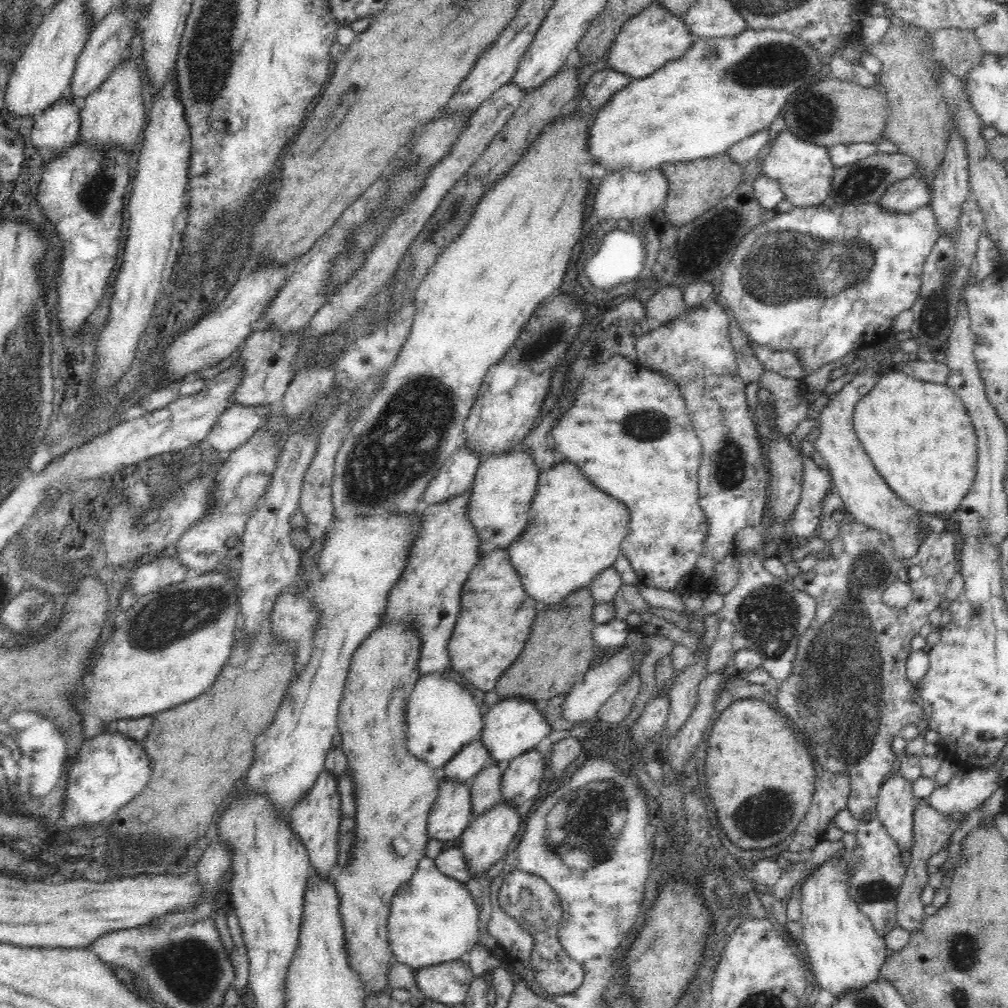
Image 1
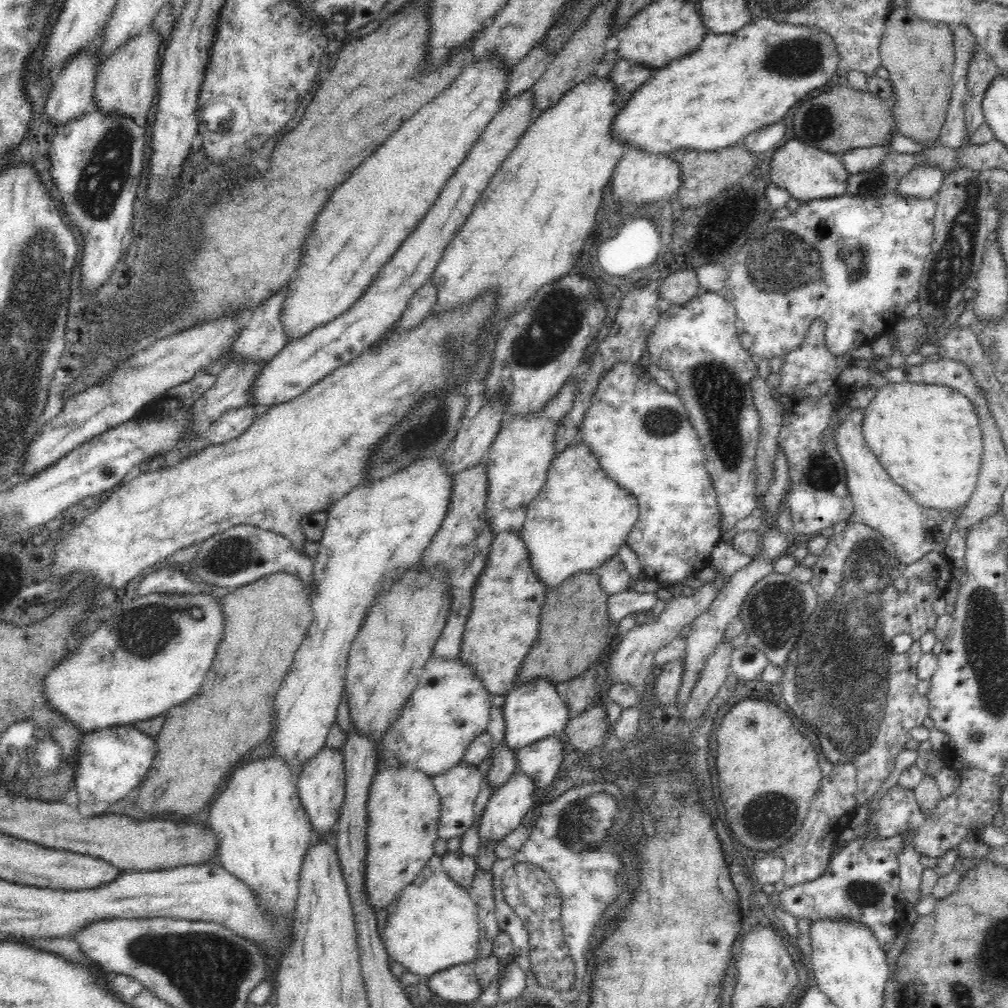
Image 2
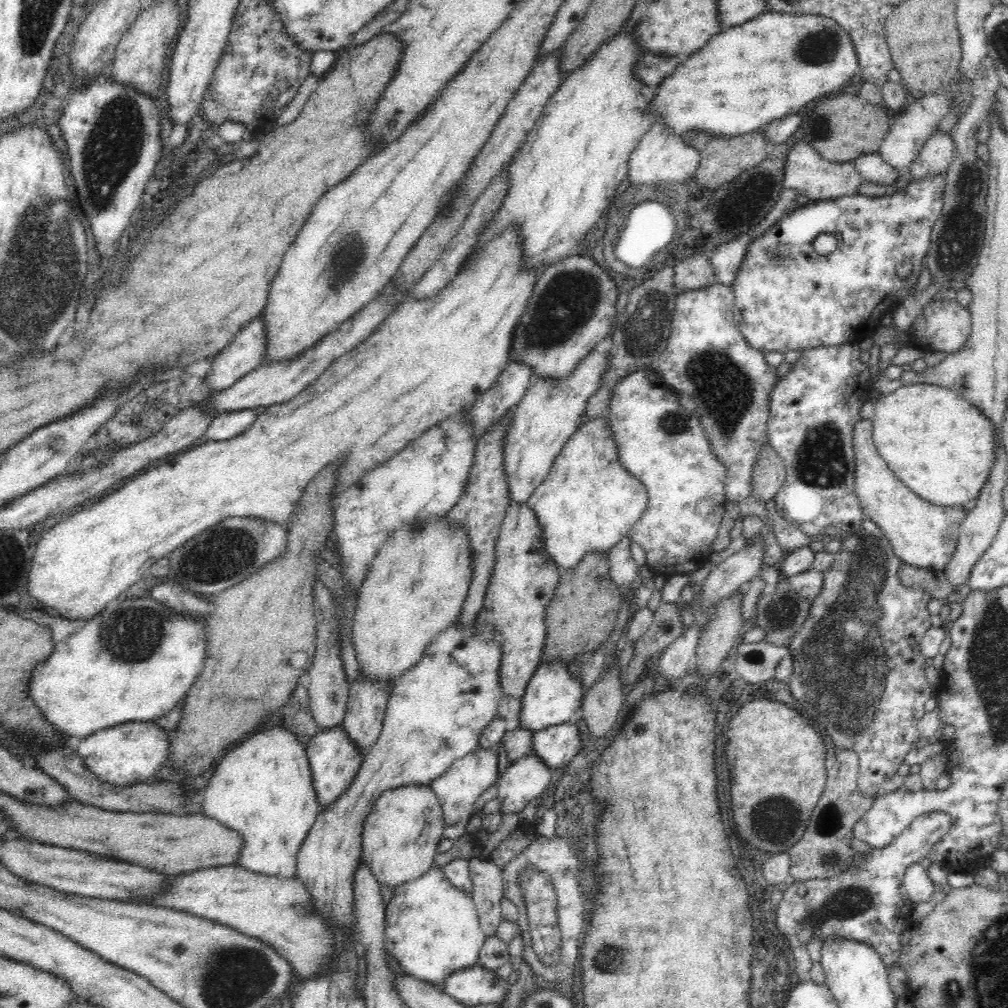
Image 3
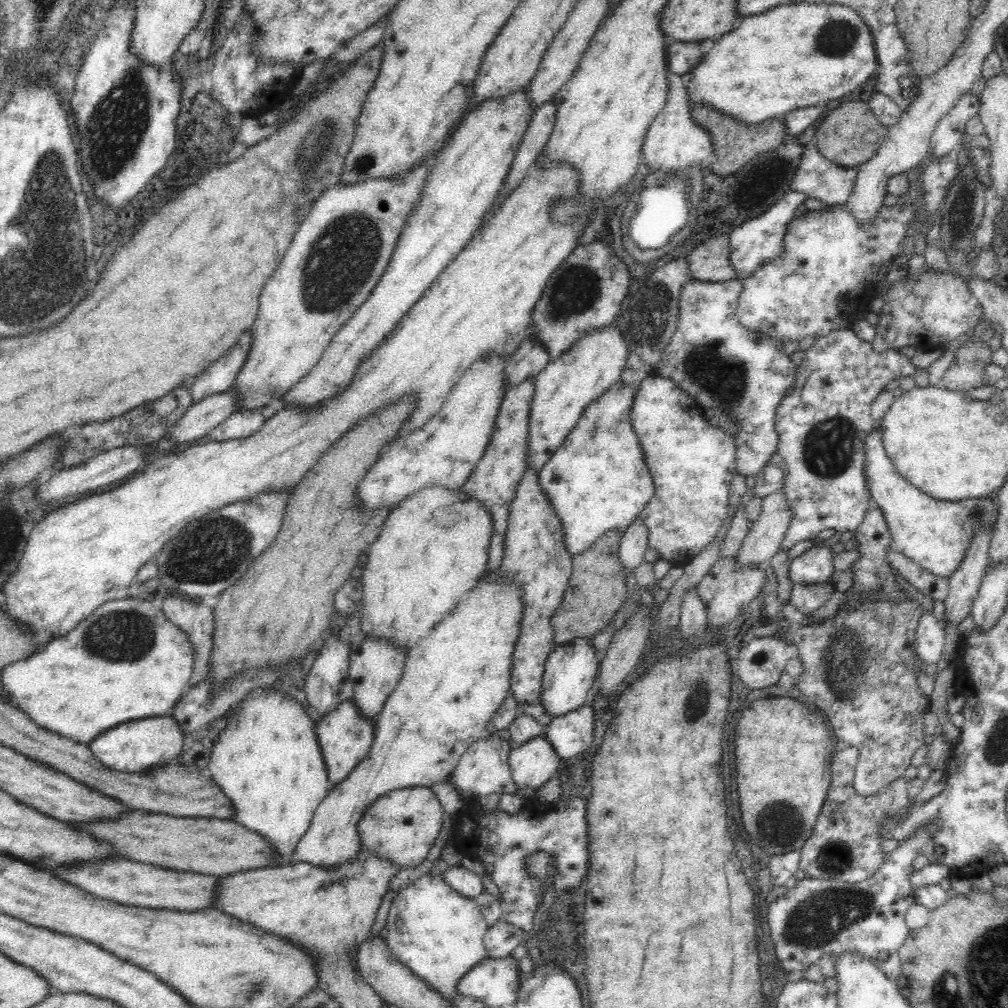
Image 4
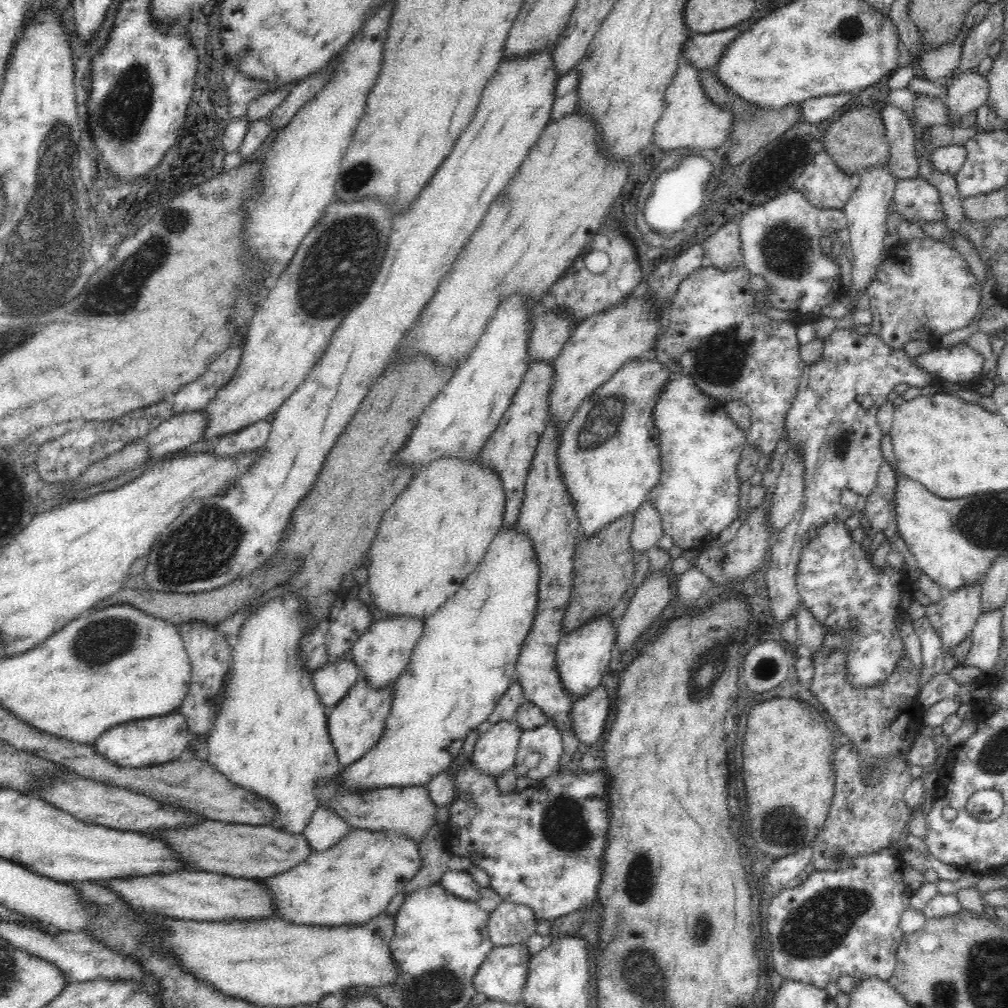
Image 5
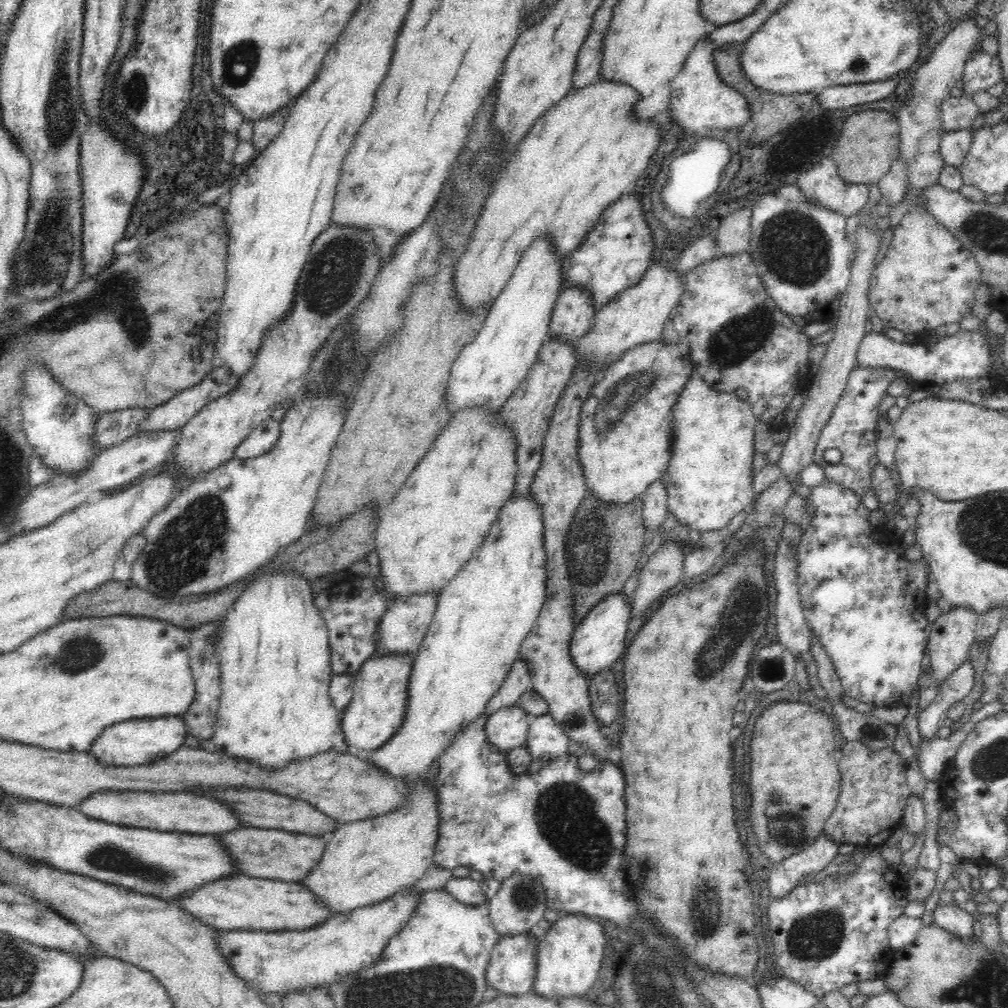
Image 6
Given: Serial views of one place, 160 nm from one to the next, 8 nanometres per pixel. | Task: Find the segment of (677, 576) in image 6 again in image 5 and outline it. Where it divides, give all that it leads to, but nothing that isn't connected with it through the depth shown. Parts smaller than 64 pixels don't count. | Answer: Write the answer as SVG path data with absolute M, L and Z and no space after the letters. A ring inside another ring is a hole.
M658 571L653 575L647 575L643 583L638 587L634 596L630 600L627 610L618 620L616 631L616 640L614 645L618 652L626 652L632 645L638 641L643 634L646 634L651 628L653 622L659 618L662 611L670 604L674 596L674 590L671 588L671 580L663 571Z

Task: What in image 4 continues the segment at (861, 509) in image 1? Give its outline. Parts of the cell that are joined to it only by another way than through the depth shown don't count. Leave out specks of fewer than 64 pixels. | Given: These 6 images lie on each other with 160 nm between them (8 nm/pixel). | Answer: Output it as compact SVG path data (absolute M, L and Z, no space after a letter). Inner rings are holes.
M878 427L873 428L870 434L864 438L864 477L867 482L867 488L871 497L872 505L880 508L891 535L891 550L904 554L912 562L918 564L938 576L948 577L952 570L960 564L964 558L968 546L970 546L973 535L982 527L992 525L995 528L999 513L997 510L996 492L984 498L968 498L958 502L946 502L944 500L935 500L923 494L916 486L913 486L908 480L905 480L888 459L884 447L882 447L882 433Z

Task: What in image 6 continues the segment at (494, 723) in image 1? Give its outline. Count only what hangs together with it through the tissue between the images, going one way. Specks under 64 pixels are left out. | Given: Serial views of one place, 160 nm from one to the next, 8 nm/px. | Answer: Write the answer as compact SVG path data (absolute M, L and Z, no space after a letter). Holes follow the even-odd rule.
M622 593L612 594L608 598L604 598L597 606L594 606L590 612L576 624L570 640L568 640L568 653L570 659L580 670L582 675L592 678L604 669L610 669L619 659L622 659L624 648L624 638L626 638L626 630L630 625L631 611L630 602L624 600Z

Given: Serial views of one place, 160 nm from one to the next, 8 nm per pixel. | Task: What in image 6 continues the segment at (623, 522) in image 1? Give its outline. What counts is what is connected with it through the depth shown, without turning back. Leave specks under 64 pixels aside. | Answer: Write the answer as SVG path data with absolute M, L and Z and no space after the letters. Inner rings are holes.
M649 342L627 350L597 379L578 414L578 456L588 493L596 494L605 504L622 506L641 497L654 482L661 480L670 461L672 444L672 406L678 400L684 382L694 375L688 345Z

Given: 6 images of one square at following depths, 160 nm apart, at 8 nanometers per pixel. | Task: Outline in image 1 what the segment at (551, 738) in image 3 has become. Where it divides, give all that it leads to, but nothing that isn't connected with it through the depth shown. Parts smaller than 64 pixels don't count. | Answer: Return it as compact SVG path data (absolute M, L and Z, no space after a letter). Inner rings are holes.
M536 747L511 759L503 768L502 776L500 776L501 802L510 803L510 805L517 808L520 804L528 802L528 800L536 801L539 798L538 794L541 794L539 791L546 785L543 779L546 764L547 761L544 761L544 755Z

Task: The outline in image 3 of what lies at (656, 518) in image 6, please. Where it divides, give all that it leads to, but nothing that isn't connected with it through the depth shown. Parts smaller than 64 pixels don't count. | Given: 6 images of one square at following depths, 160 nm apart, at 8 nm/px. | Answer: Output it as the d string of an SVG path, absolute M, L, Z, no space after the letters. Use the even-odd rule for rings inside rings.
M628 536L606 552L610 582L614 583L622 593L630 591L631 582L634 582L634 579L640 576L639 568L630 553L631 542Z

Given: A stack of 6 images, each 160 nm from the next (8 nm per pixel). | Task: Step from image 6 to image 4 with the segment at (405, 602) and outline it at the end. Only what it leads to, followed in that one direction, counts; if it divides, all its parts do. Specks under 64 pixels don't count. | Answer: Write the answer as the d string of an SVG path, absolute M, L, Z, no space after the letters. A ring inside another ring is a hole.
M368 637L355 639L350 643L349 649L349 679L353 688L352 703L356 705L362 719L375 724L375 718L399 683L407 654L404 653L402 647L392 645L386 639L368 639Z

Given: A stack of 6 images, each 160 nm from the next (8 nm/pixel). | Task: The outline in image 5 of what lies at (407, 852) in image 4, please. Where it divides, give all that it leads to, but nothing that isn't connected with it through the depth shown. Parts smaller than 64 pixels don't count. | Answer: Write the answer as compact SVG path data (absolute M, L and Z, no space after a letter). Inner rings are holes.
M338 779L330 781L319 788L319 804L325 804L337 812L352 829L368 830L376 833L398 831L414 843L423 841L428 830L435 824L436 805L433 803L425 785L411 787L386 787L364 791L363 793L346 793L338 789Z

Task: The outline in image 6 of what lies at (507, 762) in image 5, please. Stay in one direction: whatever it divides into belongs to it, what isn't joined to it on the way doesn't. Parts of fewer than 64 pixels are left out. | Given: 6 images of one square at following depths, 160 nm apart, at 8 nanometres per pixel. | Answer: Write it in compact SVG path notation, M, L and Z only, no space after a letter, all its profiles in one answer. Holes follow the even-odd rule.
M518 704L494 711L484 726L488 743L506 754L514 748L523 747L527 740L530 721L530 716Z

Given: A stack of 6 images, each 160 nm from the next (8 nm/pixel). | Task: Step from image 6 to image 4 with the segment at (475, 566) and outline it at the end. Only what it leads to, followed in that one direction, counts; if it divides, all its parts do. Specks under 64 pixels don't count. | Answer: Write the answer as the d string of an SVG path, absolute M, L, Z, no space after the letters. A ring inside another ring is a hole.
M496 569L491 577L480 580L472 587L468 598L462 604L458 604L454 610L444 617L433 629L428 633L428 636L420 639L419 643L416 643L406 655L406 662L404 662L404 670L400 677L399 683L392 691L392 694L387 698L382 710L375 718L374 726L374 739L372 746L368 754L355 766L350 774L335 787L330 788L330 791L324 797L324 800L317 806L316 812L313 814L308 830L304 833L304 836L298 841L295 848L292 860L294 863L306 862L314 866L326 867L326 869L335 869L340 865L353 861L357 854L362 850L361 838L359 837L359 830L357 829L360 819L363 817L365 810L377 799L380 795L386 794L391 790L396 789L408 789L413 786L426 786L431 787L433 784L446 779L450 772L454 770L458 764L460 758L466 749L474 742L478 740L486 739L487 724L493 717L493 714L500 708L500 705L504 702L504 699L510 696L510 672L512 670L512 654L514 652L514 646L516 646L516 640L518 640L518 634L520 634L520 620L522 620L523 601L521 600L520 587L516 585L504 585L502 579L500 579L500 571Z

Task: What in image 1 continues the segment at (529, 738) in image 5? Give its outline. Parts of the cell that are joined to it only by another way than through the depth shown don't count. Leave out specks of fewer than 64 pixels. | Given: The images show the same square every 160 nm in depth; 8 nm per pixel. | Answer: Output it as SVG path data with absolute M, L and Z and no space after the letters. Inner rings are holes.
M501 801L492 810L471 819L466 830L459 836L460 849L462 849L464 863L466 863L466 869L470 873L470 879L483 875L496 861L506 856L506 848L514 840L521 820L520 816L516 814L514 805Z

